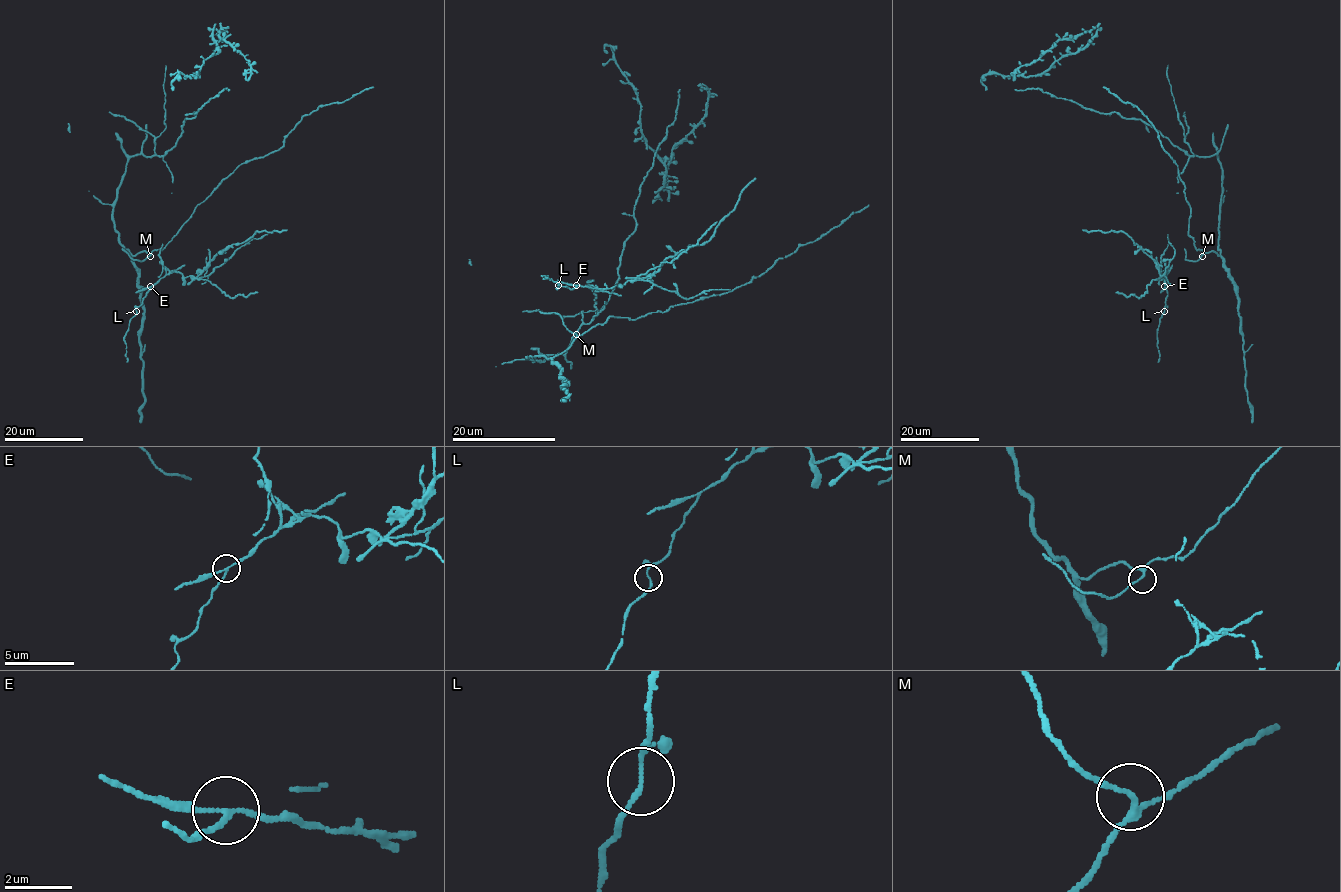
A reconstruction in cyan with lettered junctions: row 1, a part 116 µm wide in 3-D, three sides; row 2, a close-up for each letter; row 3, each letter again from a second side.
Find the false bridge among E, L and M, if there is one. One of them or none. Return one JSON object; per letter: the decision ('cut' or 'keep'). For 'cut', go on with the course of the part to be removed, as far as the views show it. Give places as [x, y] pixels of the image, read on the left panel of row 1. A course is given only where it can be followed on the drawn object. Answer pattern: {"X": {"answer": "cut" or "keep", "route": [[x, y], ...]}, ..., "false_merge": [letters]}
{"E": {"answer": "cut", "route": [[150, 286], [174, 271], [184, 277], [196, 276], [219, 252], [247, 241], [257, 231], [287, 230]]}, "L": {"answer": "keep"}, "M": {"answer": "keep"}, "false_merge": ["E"]}

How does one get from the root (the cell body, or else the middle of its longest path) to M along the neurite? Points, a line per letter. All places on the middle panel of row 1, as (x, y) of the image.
M: (595, 315), (580, 327), (564, 354), (550, 354), (544, 360), (527, 358), (553, 358), (566, 350), (576, 334)

